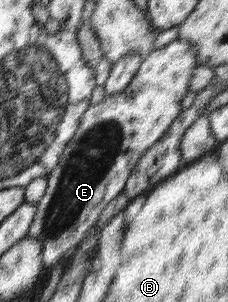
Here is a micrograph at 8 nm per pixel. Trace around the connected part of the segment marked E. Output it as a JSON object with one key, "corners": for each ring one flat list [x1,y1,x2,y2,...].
{"corners":[[175,39,159,49,153,49,140,64,127,88,114,95,105,96,98,105,91,105,81,120,79,129,62,152,57,167,48,175,45,194,36,204,36,213,27,237,41,242,42,264,48,267,71,253,92,232,101,211,107,207,127,184,129,174,137,167,145,151,167,132,173,120,182,112,182,100,189,90,189,81,199,65,194,45]]}

